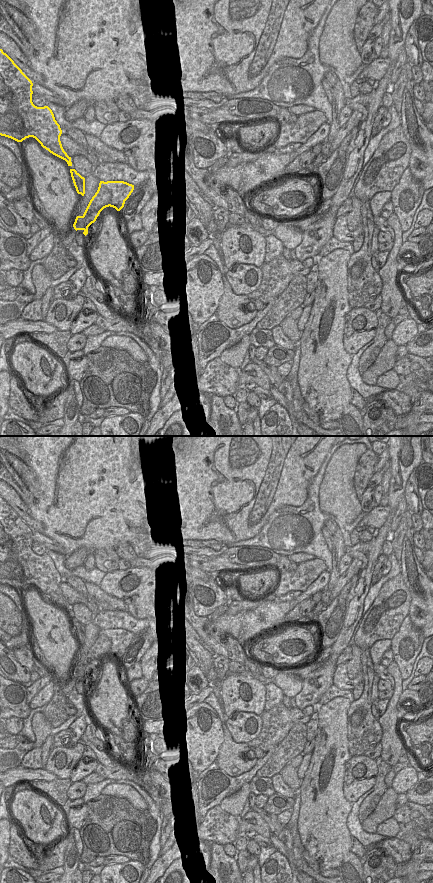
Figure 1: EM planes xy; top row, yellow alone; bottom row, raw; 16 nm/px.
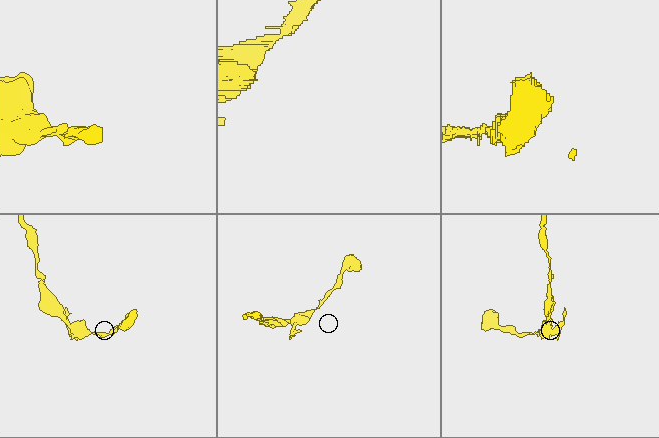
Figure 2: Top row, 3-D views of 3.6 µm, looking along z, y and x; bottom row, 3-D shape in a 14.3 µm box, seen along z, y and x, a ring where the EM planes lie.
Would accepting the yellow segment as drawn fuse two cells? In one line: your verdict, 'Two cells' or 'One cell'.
Two cells.

